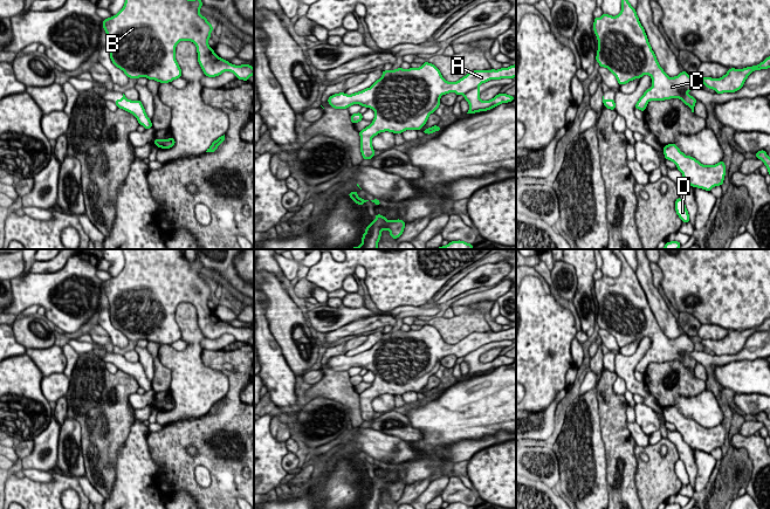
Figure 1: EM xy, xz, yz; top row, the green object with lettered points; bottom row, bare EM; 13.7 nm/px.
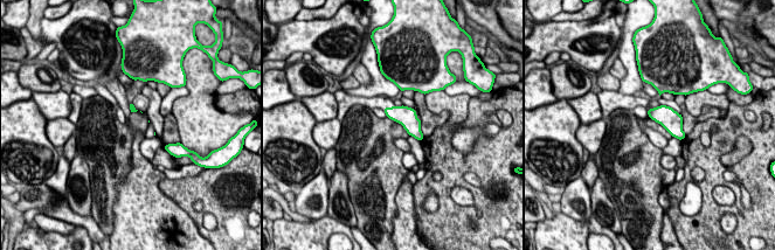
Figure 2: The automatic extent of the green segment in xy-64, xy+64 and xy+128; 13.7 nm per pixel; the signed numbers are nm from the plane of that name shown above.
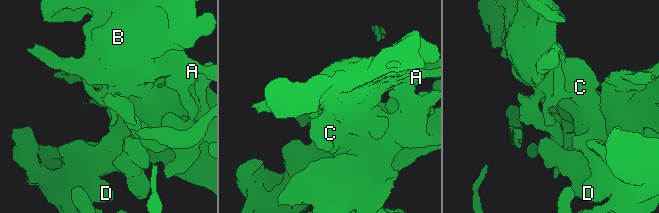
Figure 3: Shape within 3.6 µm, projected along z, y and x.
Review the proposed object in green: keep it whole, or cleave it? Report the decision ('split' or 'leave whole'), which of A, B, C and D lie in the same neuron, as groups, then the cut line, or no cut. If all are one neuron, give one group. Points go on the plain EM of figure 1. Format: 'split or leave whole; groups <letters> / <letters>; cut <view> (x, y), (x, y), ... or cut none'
leave whole; groups A B C D; cut none

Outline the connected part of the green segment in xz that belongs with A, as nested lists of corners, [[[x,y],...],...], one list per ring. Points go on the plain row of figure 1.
[[[424,324],[419,330],[383,332],[383,337],[370,350],[348,357],[331,357],[328,365],[334,371],[348,371],[353,366],[370,370],[376,378],[372,385],[359,393],[363,421],[374,419],[372,400],[380,394],[403,395],[419,393],[431,376],[440,367],[442,357],[462,357],[469,366],[466,377],[491,372],[509,365],[514,358],[499,356],[489,363],[480,362],[480,348],[490,342],[516,339],[516,326],[501,331],[473,332],[456,344],[446,343],[432,325]]]

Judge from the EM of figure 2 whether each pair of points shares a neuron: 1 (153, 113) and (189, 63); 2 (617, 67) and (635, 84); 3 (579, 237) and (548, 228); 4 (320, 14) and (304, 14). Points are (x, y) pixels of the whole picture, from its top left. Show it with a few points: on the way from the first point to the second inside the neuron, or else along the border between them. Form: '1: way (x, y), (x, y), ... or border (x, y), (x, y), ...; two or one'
1: border (164, 117), (161, 138); two
2: border (618, 57), (625, 71), (621, 80); two
3: way (572, 237), (555, 234); one
4: way (317, 14), (308, 14); one

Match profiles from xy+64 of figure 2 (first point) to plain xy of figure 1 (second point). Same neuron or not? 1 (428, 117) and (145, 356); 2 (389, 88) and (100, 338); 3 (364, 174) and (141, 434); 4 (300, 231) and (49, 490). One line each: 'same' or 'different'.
1: different
2: different
3: different
4: same

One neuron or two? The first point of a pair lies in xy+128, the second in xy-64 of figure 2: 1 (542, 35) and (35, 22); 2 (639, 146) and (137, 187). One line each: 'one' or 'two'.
1: two
2: two

